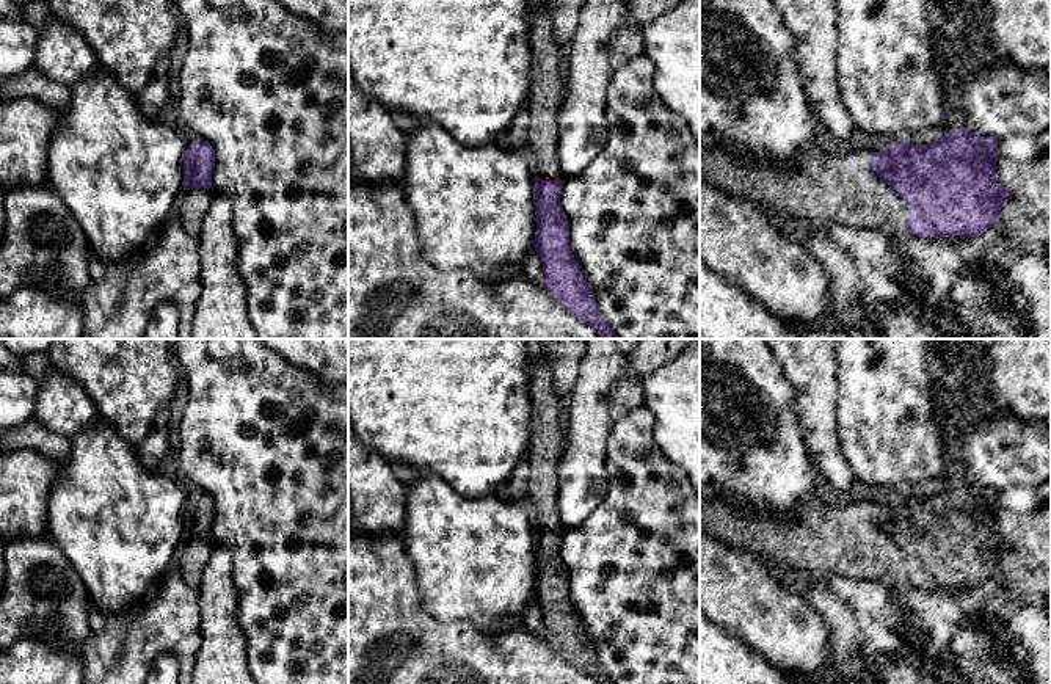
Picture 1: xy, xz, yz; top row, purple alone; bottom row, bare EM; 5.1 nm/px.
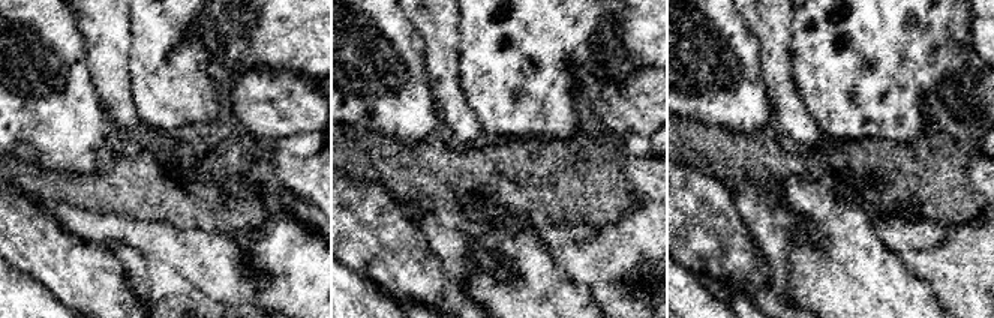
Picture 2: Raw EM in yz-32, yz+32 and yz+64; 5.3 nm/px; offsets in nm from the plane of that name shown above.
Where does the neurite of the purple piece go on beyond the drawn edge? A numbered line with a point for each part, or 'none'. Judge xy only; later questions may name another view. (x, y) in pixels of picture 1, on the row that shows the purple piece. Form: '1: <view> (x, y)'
1: xy (193, 204)

